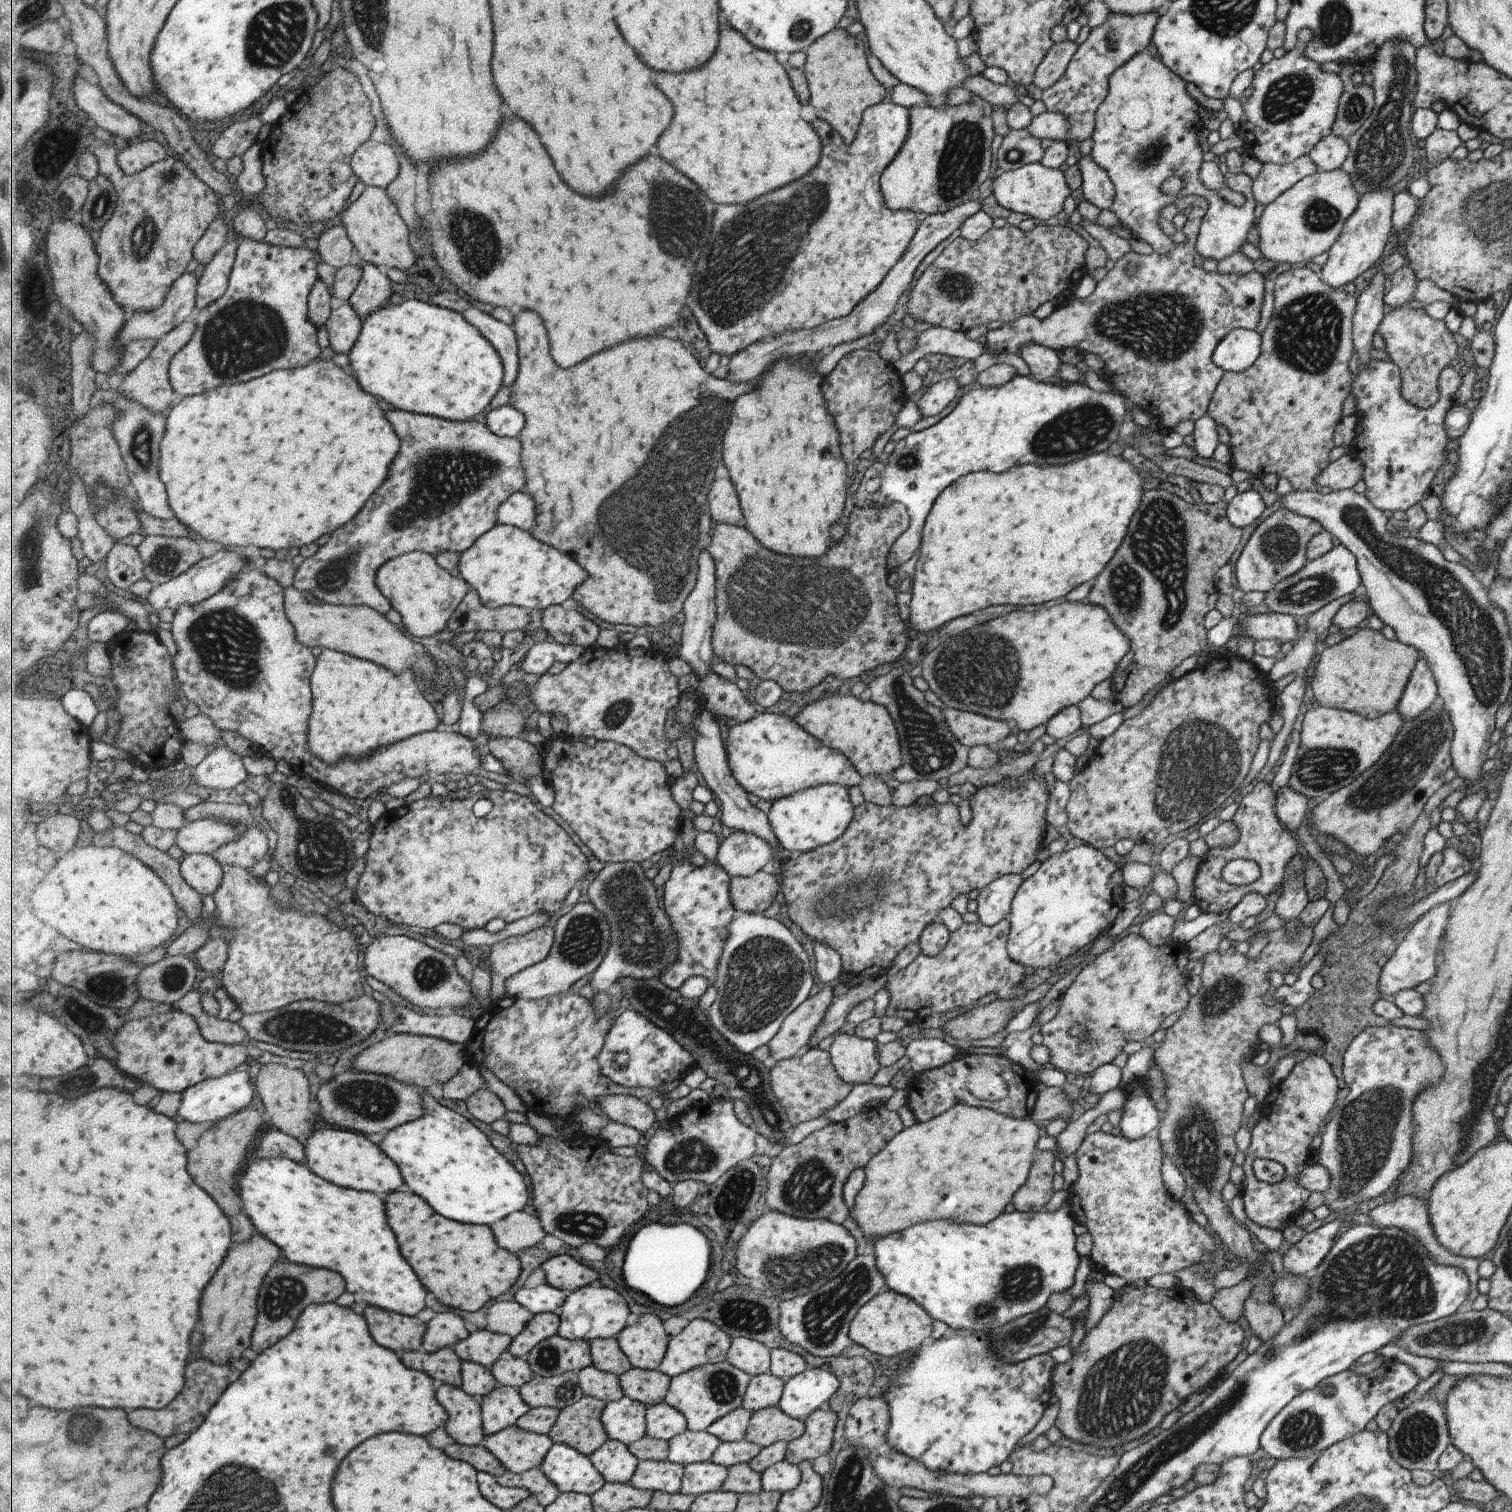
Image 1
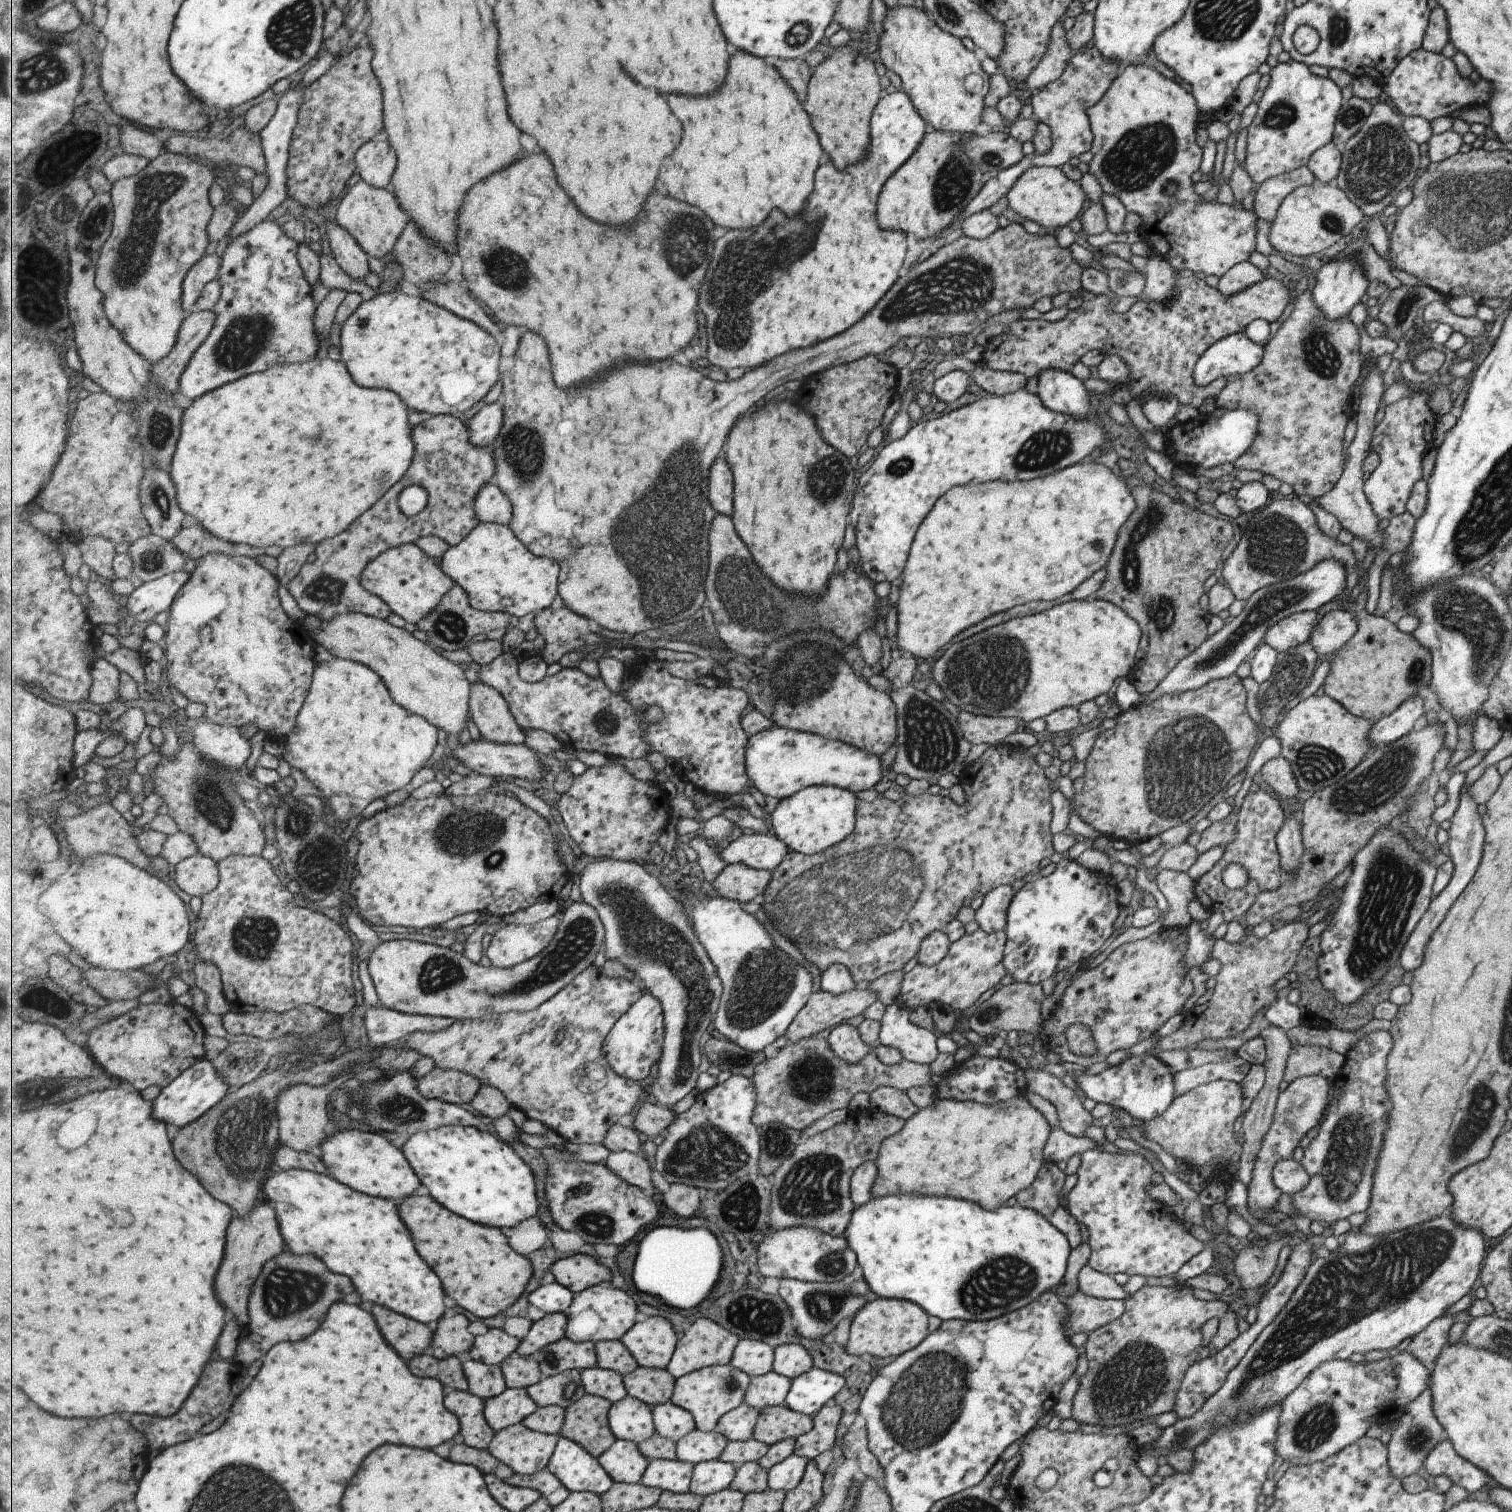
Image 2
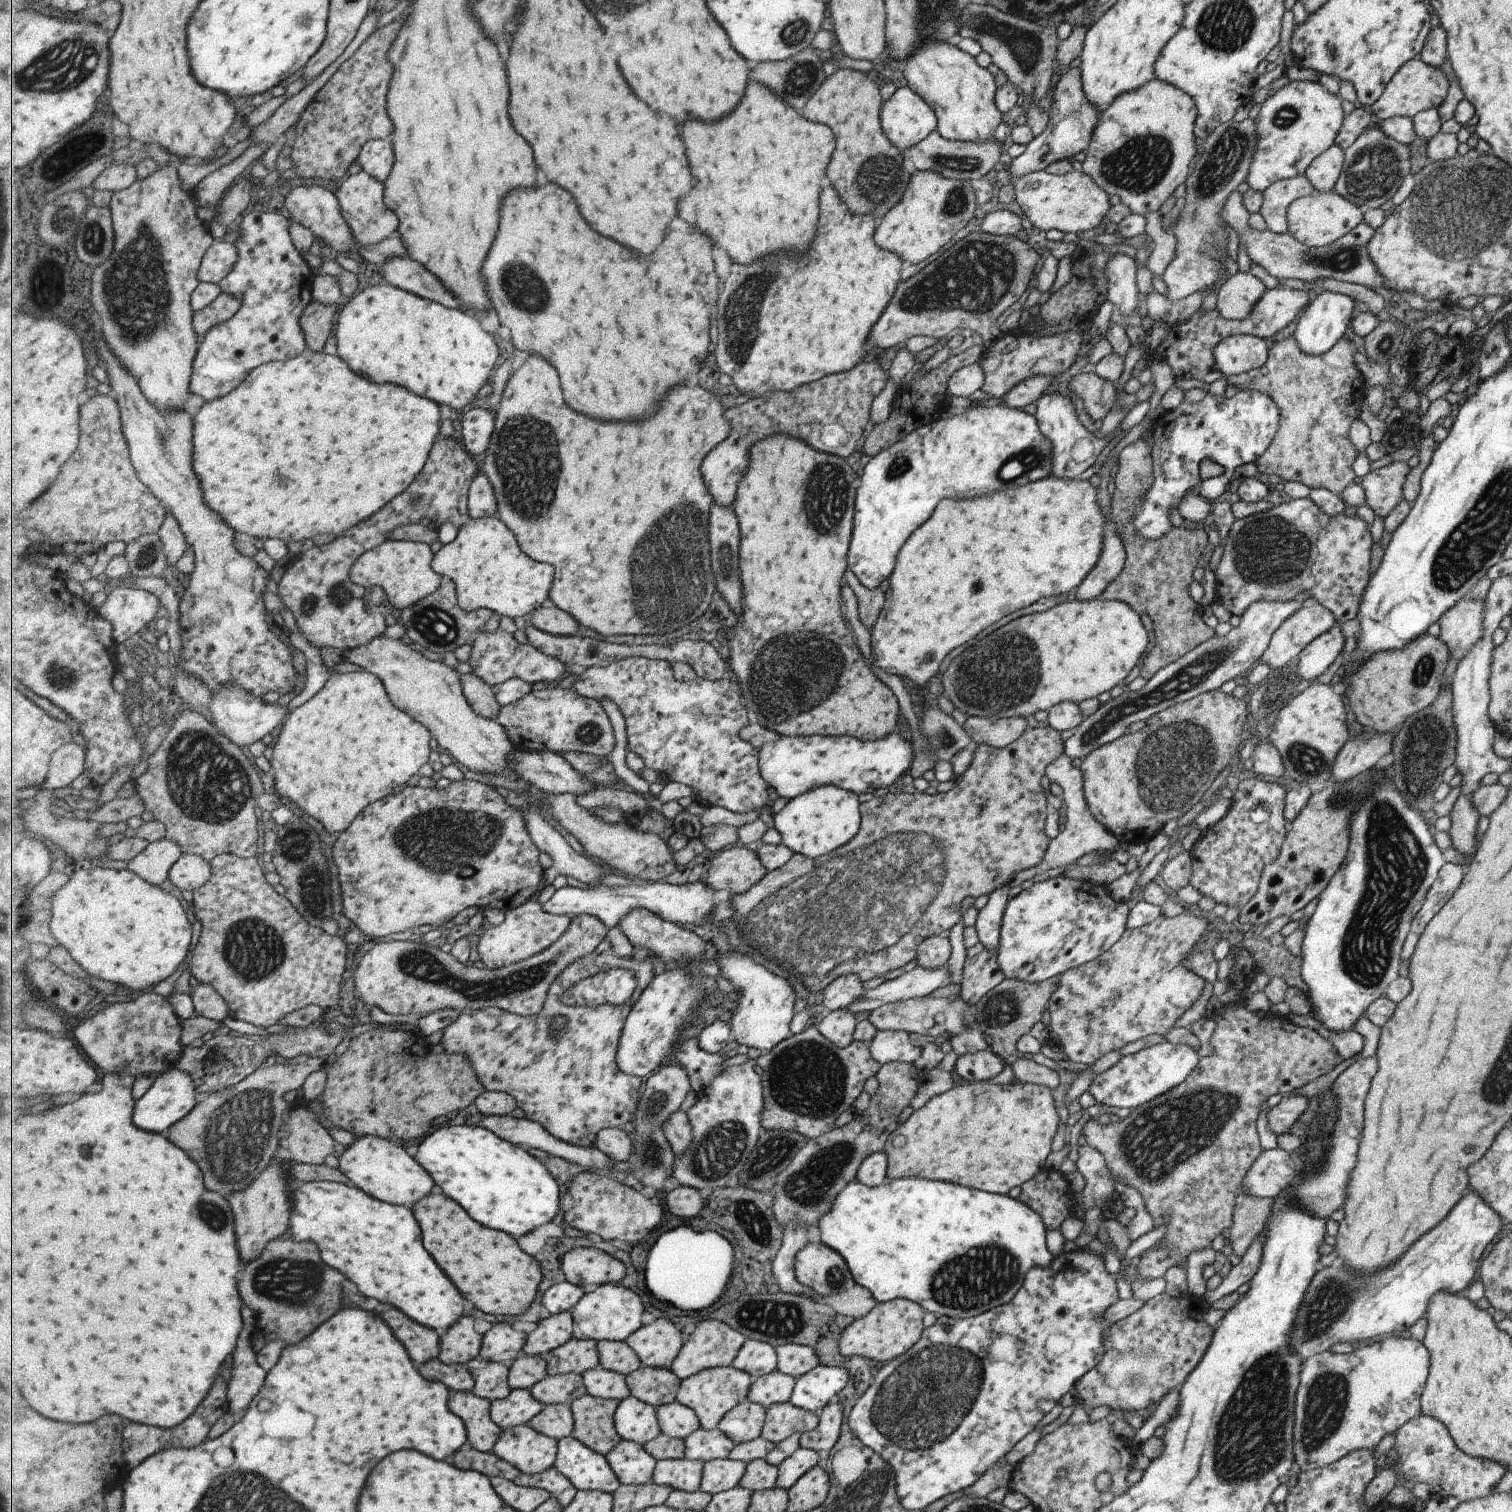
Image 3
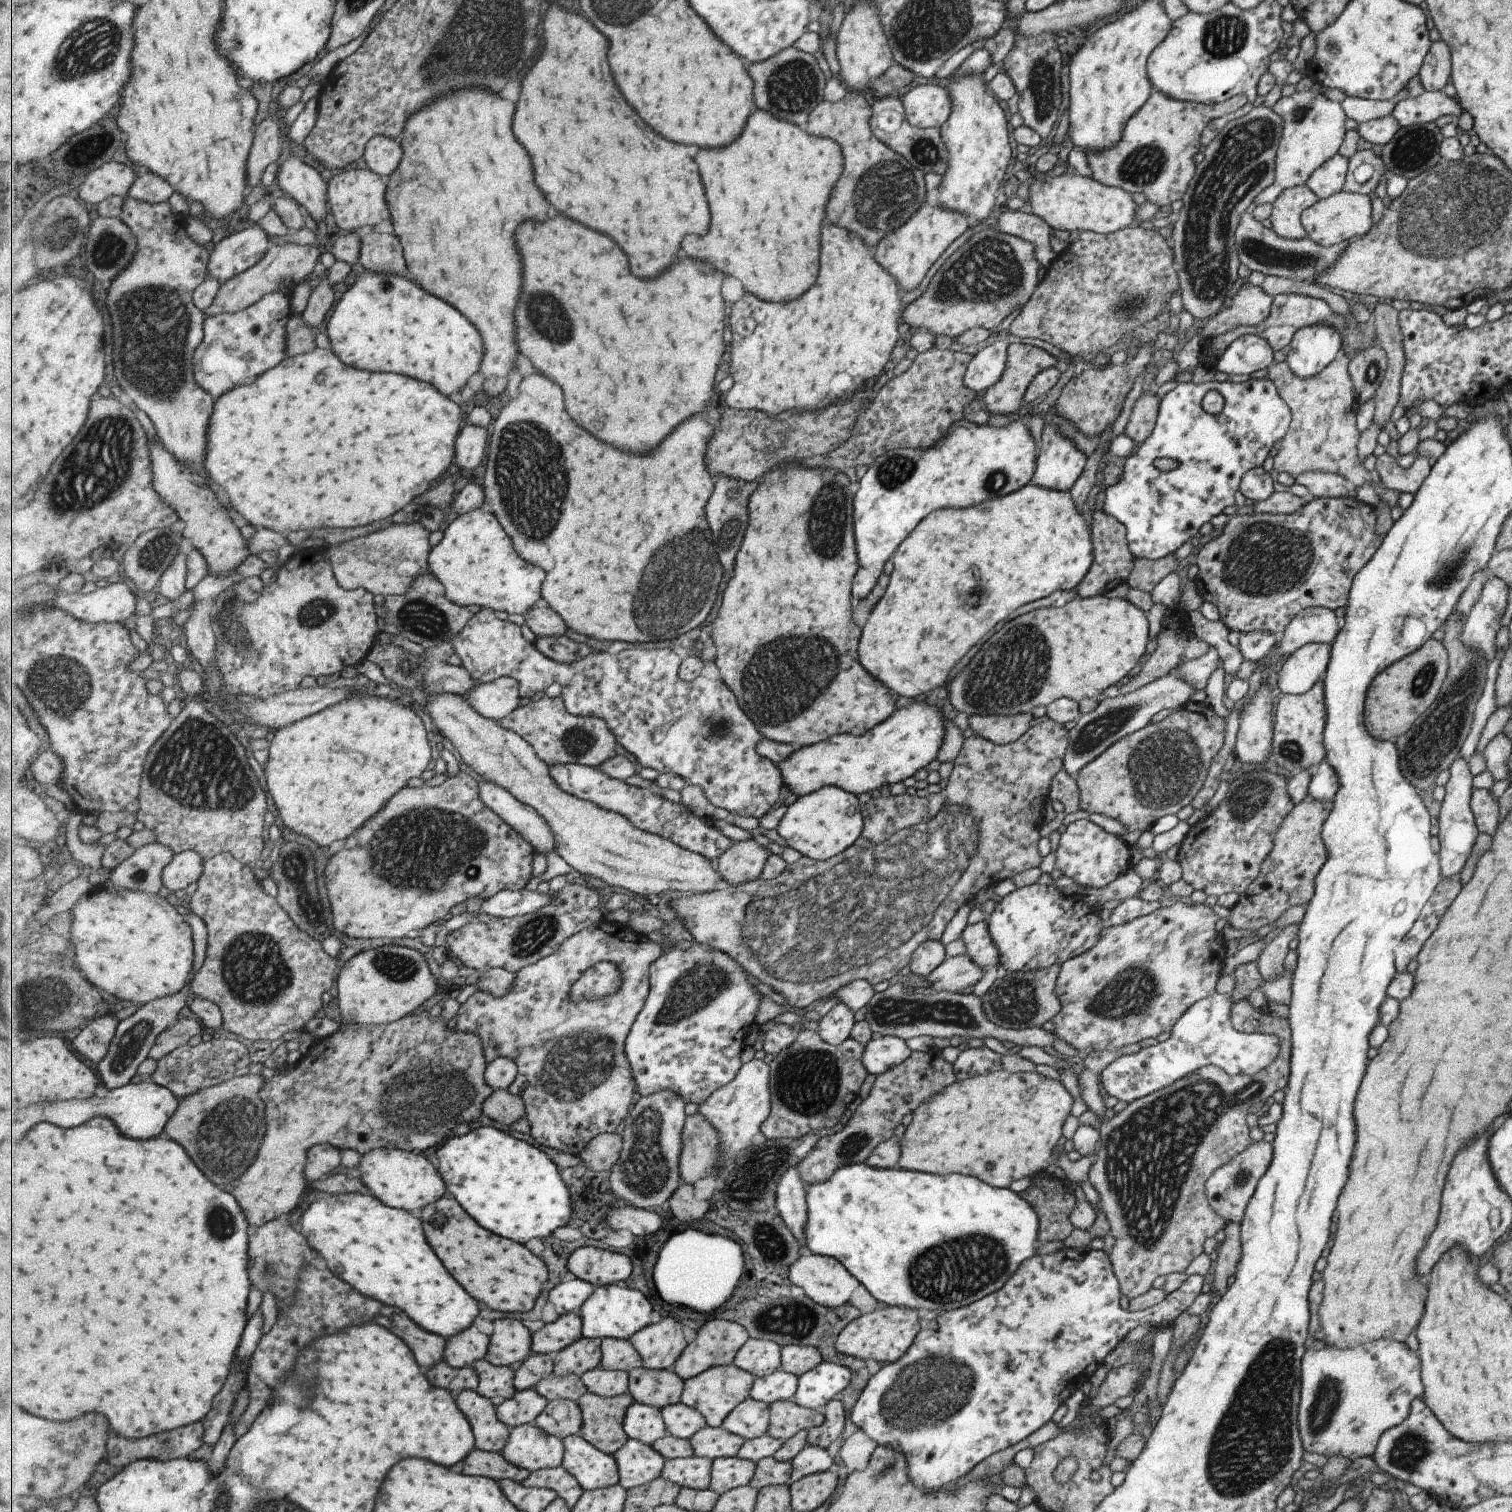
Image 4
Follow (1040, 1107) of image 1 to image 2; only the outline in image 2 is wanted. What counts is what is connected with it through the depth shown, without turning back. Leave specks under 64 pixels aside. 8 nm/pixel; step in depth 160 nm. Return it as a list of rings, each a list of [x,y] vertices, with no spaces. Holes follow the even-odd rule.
[[[1024,1071],[1025,1092],[1034,1092],[1048,1100],[1056,1110],[1058,1126],[1068,1135],[1083,1137],[1083,1130],[1091,1125],[1089,1111],[1081,1106],[1082,1101],[1075,1095],[1071,1084],[1049,1073]]]

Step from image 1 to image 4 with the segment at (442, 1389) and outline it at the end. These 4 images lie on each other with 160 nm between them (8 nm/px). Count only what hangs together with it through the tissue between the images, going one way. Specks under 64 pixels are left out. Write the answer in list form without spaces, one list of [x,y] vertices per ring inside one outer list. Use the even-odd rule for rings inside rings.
[[[479,1391],[456,1394],[460,1411],[468,1416],[476,1436],[476,1448],[501,1453],[510,1440],[511,1428],[497,1416],[497,1401],[481,1396]]]

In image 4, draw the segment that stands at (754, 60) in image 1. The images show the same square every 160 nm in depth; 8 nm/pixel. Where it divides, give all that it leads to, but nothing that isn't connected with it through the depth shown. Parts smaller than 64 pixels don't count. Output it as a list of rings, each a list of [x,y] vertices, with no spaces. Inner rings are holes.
[[[755,110],[751,120],[749,120],[749,128],[745,128],[745,136],[741,136],[741,140],[737,140],[737,144],[729,144],[725,148],[701,148],[699,154],[695,156],[695,160],[701,164],[701,174],[703,174],[703,180],[705,180],[709,204],[713,204],[713,228],[711,228],[709,236],[687,236],[685,238],[685,256],[693,256],[693,258],[713,262],[725,274],[737,276],[751,294],[757,294],[763,300],[785,302],[785,300],[793,300],[799,294],[803,294],[813,284],[813,280],[817,276],[819,228],[821,228],[821,220],[825,216],[823,204],[825,204],[827,194],[833,188],[833,184],[835,184],[835,180],[841,172],[841,162],[843,160],[841,160],[840,146],[834,140],[827,140],[827,138],[821,138],[821,136],[809,136],[799,126],[795,126],[787,120],[777,120],[773,114],[769,114],[765,110]]]

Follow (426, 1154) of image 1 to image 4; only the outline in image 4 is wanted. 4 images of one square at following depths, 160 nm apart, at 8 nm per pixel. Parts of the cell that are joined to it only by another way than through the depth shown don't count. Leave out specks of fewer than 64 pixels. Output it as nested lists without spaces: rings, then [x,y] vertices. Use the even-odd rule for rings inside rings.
[[[480,1126],[465,1136],[454,1136],[437,1149],[438,1170],[448,1186],[447,1194],[460,1200],[465,1210],[491,1232],[521,1244],[545,1239],[571,1220],[571,1192],[561,1178],[560,1168],[533,1144],[517,1139],[515,1133],[493,1126]]]

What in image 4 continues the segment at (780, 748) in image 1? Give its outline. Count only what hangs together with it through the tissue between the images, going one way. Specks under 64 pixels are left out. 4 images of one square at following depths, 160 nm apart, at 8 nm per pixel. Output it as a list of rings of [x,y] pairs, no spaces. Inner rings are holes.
[[[924,702],[914,703],[906,708],[893,711],[883,722],[876,724],[863,734],[841,733],[807,747],[795,746],[793,751],[776,764],[784,780],[784,792],[792,792],[800,797],[826,786],[834,786],[857,796],[861,792],[869,792],[875,788],[885,790],[887,785],[902,782],[935,759],[941,744],[942,720],[945,719],[941,713],[939,715],[935,707],[927,706]]]

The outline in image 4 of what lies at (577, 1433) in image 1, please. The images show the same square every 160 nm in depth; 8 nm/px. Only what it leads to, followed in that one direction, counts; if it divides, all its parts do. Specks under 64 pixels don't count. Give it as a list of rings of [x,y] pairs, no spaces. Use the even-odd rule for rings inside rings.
[[[630,1392],[616,1397],[585,1393],[578,1400],[584,1414],[581,1436],[603,1452],[614,1455],[629,1440],[624,1418],[635,1401]]]

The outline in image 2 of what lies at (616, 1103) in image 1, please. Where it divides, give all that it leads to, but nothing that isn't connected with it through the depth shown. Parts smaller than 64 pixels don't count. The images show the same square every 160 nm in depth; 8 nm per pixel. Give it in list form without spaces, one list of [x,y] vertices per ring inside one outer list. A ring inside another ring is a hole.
[[[645,1101],[640,1109],[633,1113],[636,1114],[632,1122],[633,1128],[648,1139],[661,1134],[664,1128],[668,1130],[671,1122],[677,1117],[667,1106],[649,1101]]]

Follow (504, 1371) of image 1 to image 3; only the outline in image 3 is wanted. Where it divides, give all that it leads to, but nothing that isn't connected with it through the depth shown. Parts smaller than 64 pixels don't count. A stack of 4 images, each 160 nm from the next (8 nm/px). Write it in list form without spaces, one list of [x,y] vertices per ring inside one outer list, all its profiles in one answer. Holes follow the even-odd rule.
[[[524,1350],[509,1365],[509,1384],[511,1389],[530,1389],[548,1374],[547,1361],[542,1355],[528,1355]]]

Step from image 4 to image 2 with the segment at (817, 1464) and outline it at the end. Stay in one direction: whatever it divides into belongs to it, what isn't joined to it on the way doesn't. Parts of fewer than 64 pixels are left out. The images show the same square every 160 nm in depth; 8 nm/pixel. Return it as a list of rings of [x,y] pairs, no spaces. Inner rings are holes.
[[[791,1454],[785,1460],[774,1464],[768,1470],[768,1488],[782,1490],[787,1494],[788,1490],[795,1488],[801,1480],[807,1463],[806,1458]]]

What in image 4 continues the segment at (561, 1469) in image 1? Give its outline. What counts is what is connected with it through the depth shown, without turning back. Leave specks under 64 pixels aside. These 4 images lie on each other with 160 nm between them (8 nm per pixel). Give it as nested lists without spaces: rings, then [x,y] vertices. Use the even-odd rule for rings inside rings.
[[[581,1434],[564,1439],[564,1447],[562,1465],[578,1478],[585,1491],[620,1484],[620,1468],[614,1455],[598,1449]]]

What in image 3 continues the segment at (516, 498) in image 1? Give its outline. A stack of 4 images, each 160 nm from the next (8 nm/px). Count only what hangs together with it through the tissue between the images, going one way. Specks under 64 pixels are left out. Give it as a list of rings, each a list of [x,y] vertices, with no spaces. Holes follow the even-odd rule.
[[[484,473],[476,476],[470,488],[468,509],[473,519],[495,516],[498,509],[497,495],[489,477]]]

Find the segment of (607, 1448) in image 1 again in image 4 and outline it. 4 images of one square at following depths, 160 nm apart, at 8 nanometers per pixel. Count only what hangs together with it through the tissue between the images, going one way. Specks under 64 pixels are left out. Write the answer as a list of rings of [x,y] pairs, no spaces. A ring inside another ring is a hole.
[[[629,1439],[614,1456],[620,1468],[620,1485],[631,1490],[663,1476],[666,1458],[652,1445]]]

